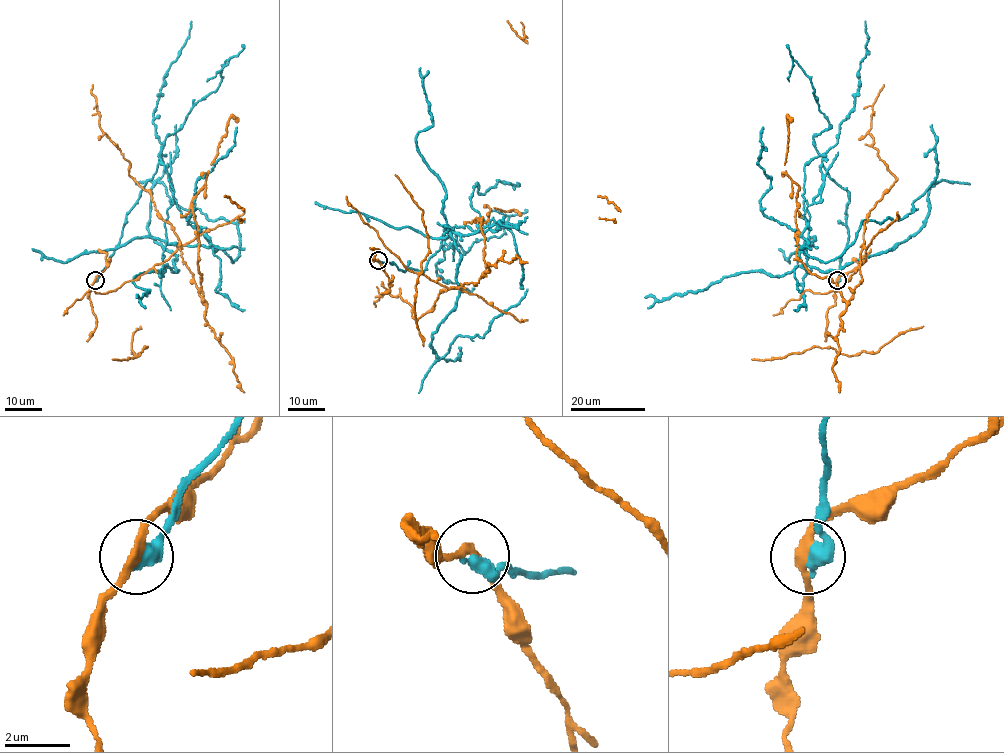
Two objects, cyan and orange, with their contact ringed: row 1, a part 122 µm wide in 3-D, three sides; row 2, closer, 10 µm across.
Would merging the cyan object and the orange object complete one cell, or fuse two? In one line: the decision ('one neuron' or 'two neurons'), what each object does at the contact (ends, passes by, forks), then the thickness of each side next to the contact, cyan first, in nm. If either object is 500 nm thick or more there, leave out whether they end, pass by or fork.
two neurons; 500 nm thick on the cyan side, 240 nm on the other

